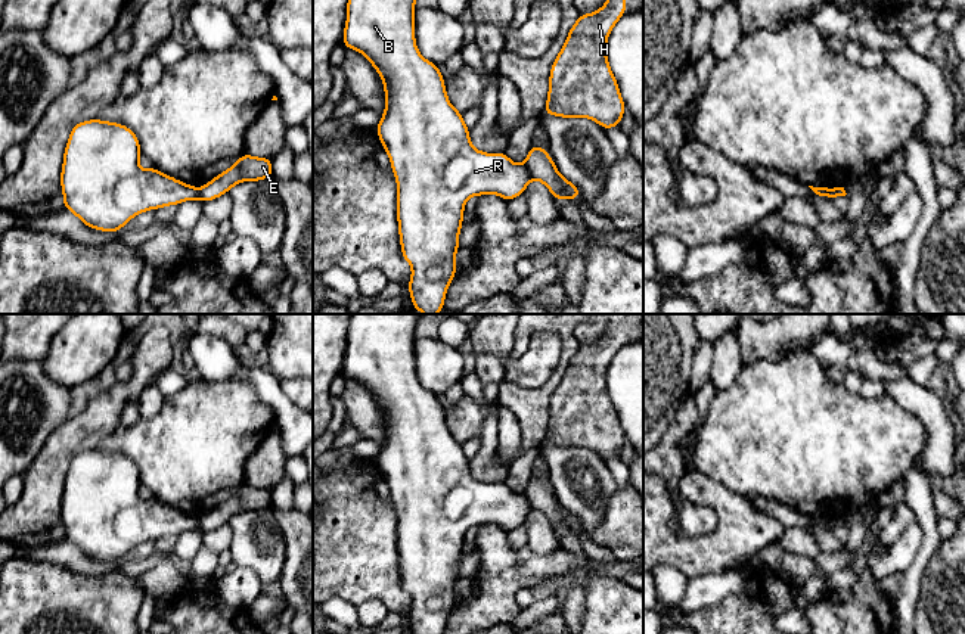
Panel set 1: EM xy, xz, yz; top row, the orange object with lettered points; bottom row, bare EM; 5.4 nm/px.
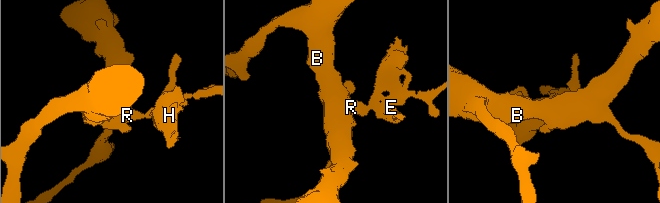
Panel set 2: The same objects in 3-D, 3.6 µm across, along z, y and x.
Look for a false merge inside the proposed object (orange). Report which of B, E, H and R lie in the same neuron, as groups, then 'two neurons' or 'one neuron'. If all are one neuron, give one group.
B R / E H; two neurons

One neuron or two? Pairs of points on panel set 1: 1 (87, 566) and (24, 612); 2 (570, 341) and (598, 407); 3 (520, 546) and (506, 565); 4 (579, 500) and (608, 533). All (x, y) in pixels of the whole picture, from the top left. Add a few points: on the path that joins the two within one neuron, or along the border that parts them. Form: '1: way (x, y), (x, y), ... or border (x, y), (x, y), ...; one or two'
1: border (46, 561), (80, 574), (108, 574), (112, 569); two
2: way (574, 357), (580, 366), (582, 391); one
3: border (505, 533), (508, 544), (520, 553); two
4: border (616, 491), (607, 504), (602, 519), (589, 535); two

